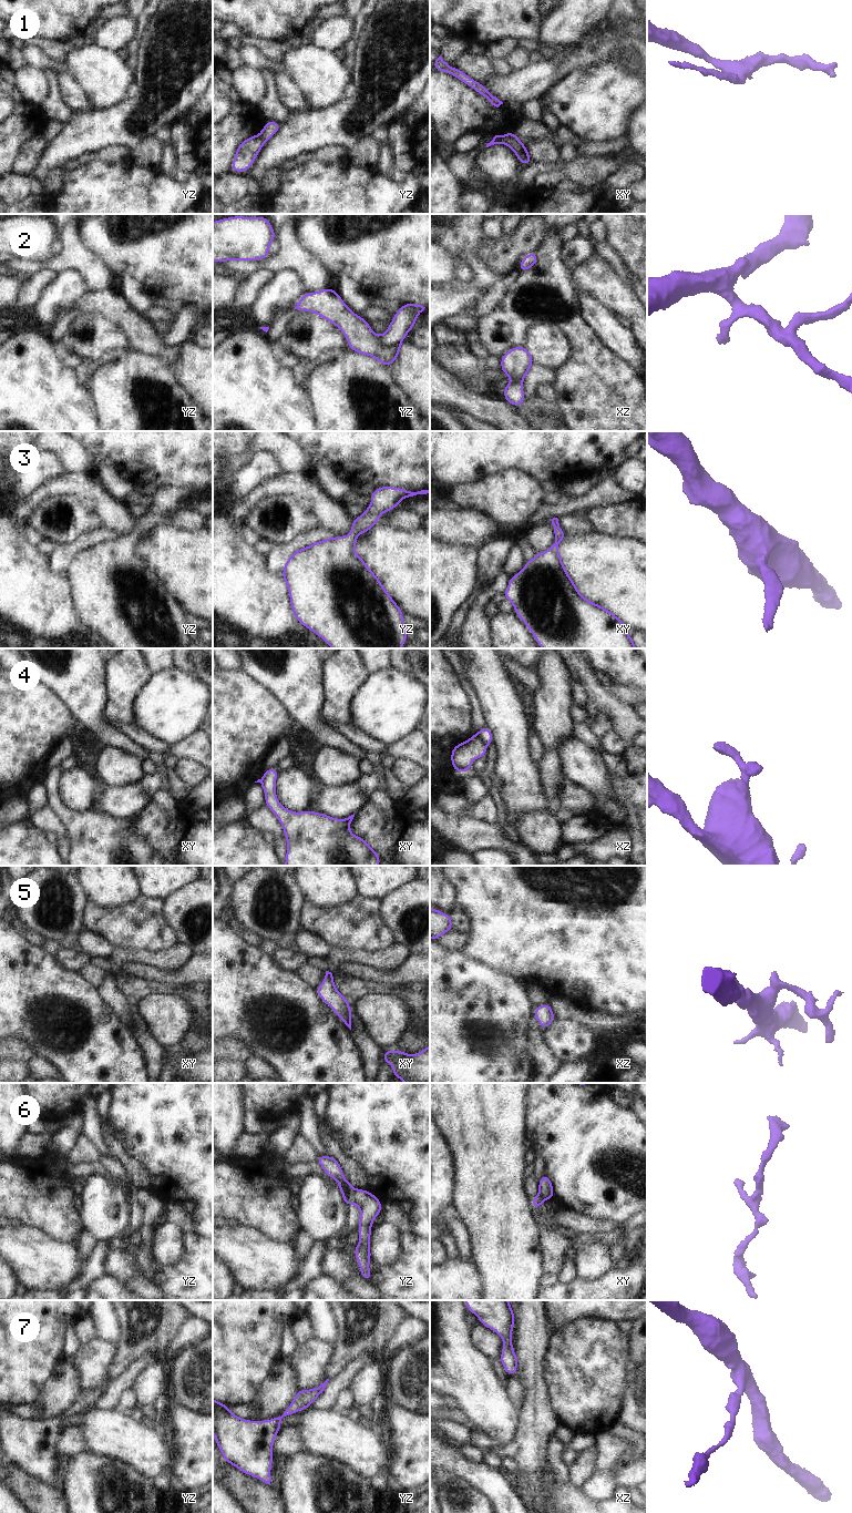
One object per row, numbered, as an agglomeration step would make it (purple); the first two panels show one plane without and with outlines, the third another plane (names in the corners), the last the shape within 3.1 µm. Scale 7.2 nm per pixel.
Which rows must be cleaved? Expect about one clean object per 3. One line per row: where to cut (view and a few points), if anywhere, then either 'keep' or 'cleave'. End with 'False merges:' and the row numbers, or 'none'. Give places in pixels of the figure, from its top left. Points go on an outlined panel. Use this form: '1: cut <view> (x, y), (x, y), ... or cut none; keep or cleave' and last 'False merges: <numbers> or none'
1: cut yz (259, 134), (264, 142); cleave
2: cut yz (378, 336), (379, 340), (388, 346), (400, 343); cleave
3: cut none; keep
4: cut xz (476, 734), (486, 745); cleave
5: cut none; keep
6: cut yz (356, 1189), (344, 1196); cleave
7: cut none; keep
False merges: 1, 2, 4, 6

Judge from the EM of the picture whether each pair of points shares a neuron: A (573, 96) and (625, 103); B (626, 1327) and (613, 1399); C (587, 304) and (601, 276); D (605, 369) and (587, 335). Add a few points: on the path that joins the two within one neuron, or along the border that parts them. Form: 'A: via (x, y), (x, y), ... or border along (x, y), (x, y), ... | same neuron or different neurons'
A: via (586, 101), (612, 101) | same neuron
B: border along (616, 1322), (623, 1331), (629, 1335) | different neurons
C: border along (578, 286), (614, 309) | different neurons
D: via (596, 360), (592, 356), (587, 344) | same neuron

